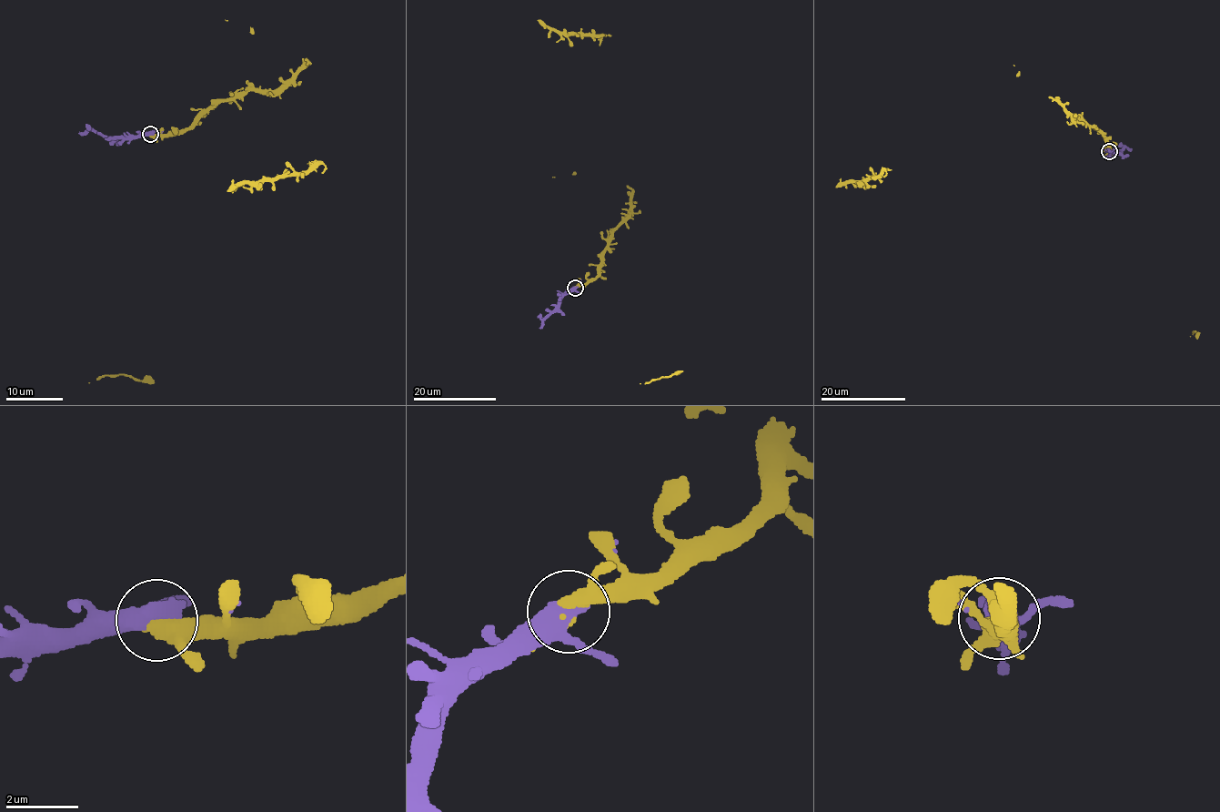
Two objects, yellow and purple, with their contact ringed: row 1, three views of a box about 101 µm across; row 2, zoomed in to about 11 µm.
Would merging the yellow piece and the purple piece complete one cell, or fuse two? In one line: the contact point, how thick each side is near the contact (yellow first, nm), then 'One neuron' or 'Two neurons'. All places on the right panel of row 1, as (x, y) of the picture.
Place: (1109, 151). Thickness 340 nm (yellow) against 480 nm. One neuron

